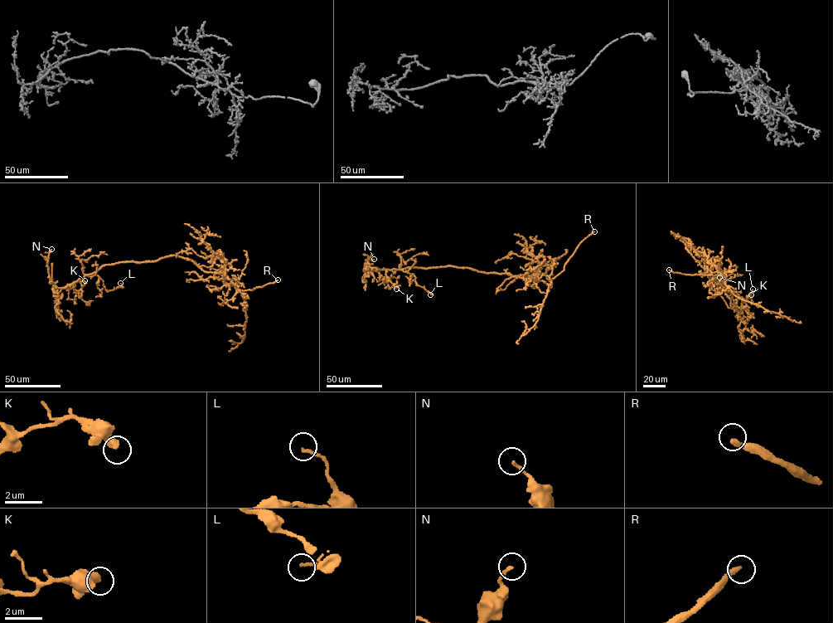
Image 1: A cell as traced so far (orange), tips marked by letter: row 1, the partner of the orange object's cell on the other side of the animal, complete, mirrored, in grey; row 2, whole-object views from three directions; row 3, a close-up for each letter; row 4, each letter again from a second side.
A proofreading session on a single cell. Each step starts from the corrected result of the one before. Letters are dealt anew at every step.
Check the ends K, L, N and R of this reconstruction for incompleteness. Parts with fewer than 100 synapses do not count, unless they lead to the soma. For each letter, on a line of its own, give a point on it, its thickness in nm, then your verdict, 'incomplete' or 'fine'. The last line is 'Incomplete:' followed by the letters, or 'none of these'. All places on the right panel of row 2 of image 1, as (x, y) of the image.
K: (751, 294) | 400 nm | fine
L: (753, 289) | 150 nm | fine
N: (719, 277) | 160 nm | fine
R: (669, 270) | 240 nm | incomplete
Incomplete: R

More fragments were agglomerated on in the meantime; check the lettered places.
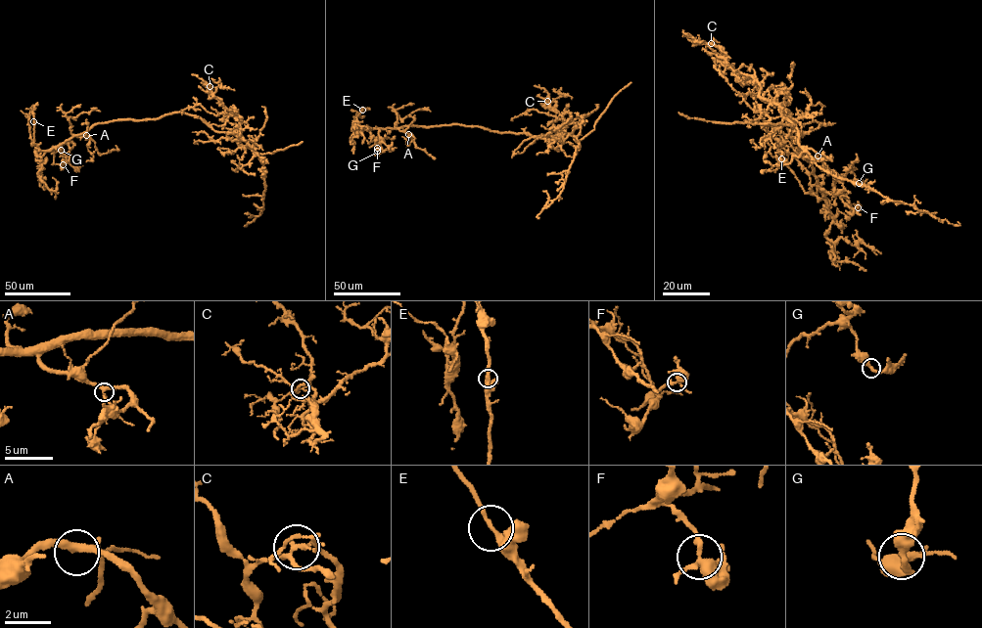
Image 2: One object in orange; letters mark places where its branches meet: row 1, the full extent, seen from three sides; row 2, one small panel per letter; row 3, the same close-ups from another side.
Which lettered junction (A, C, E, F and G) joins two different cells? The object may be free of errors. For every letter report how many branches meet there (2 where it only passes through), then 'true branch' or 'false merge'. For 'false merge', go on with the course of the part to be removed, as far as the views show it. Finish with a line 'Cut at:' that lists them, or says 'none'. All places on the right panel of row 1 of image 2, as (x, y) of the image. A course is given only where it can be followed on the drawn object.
A: 4 branches meet; true branch
C: 4 branches meet; false merge; foreign part runs (711, 43), (728, 60)
E: 2 branches meet; true branch
F: 3 branches meet; true branch
G: 2 branches meet; true branch
Cut at: C

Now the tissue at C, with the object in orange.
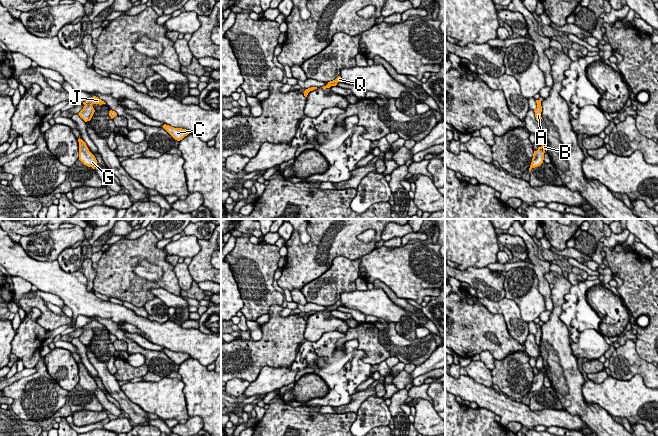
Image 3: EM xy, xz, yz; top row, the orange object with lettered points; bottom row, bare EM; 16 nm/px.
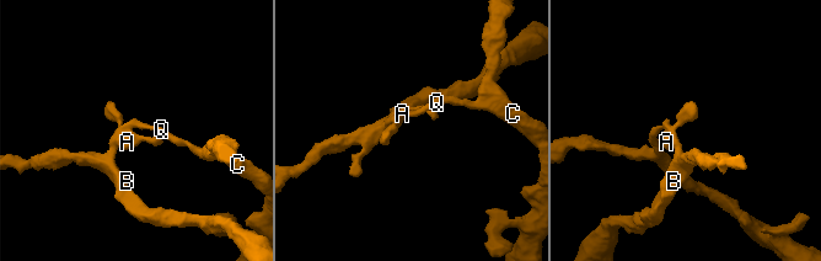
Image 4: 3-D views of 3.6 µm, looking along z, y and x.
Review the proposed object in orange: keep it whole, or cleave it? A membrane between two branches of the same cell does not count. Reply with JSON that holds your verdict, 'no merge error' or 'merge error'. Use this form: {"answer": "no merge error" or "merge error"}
{"answer": "merge error"}

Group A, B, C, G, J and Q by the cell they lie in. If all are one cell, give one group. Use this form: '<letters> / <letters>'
A B G / C J Q

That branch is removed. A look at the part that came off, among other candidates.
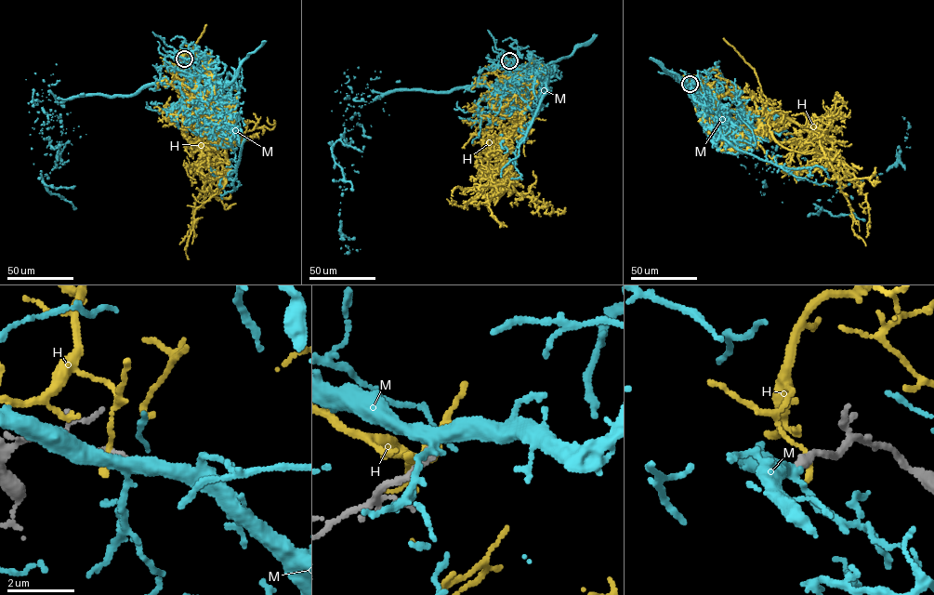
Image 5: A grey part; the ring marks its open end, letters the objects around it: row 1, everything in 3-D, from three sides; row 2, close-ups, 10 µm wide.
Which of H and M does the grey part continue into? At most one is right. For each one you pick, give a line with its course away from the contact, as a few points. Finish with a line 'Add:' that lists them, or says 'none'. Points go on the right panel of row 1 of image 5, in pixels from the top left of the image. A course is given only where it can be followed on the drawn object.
Add: none

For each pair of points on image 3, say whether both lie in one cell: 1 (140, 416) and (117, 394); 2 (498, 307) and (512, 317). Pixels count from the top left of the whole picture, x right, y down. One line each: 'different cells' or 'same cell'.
1: same cell
2: same cell

